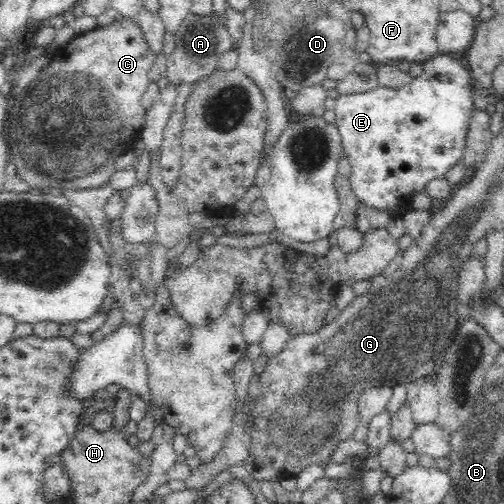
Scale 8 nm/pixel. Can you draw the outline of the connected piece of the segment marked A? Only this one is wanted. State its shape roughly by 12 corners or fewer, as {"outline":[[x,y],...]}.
{"outline":[[190,12],[166,55],[169,84],[215,72],[232,38],[213,14]]}

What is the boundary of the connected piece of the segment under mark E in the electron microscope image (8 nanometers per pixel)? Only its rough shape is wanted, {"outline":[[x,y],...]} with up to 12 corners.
{"outline":[[450,53],[335,100],[349,181],[408,205],[463,161],[475,110]]}

